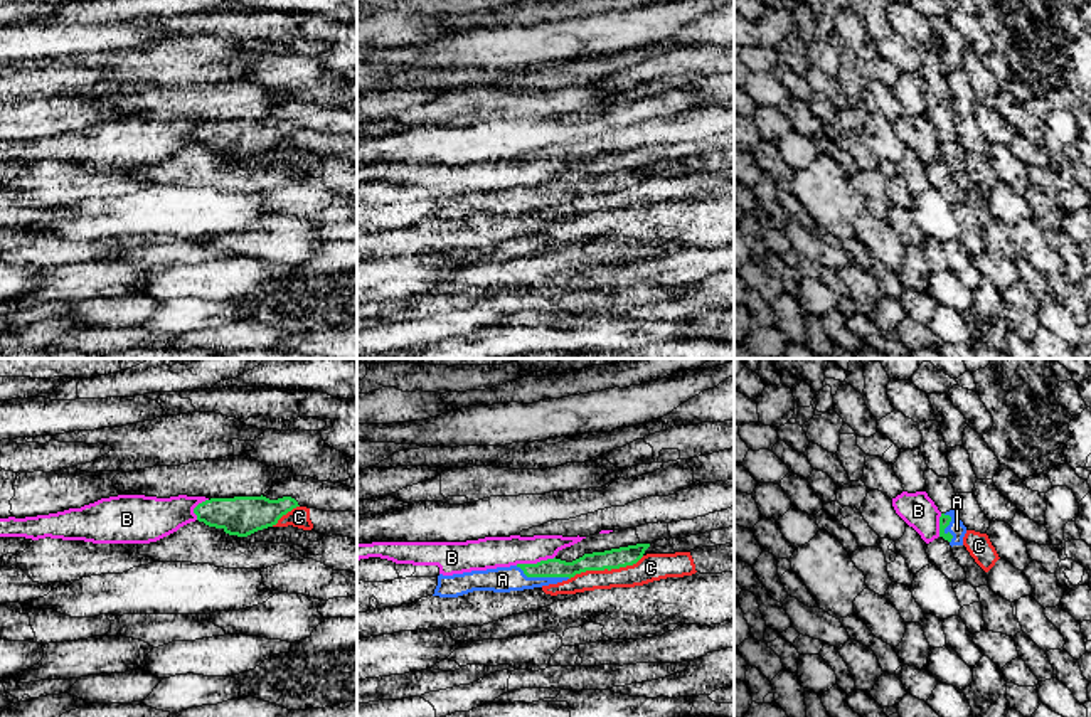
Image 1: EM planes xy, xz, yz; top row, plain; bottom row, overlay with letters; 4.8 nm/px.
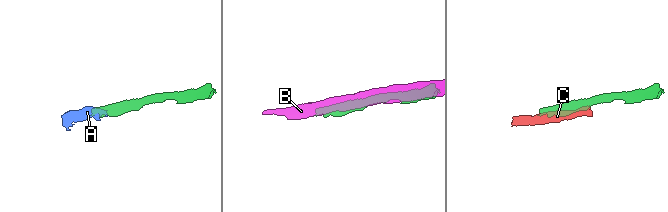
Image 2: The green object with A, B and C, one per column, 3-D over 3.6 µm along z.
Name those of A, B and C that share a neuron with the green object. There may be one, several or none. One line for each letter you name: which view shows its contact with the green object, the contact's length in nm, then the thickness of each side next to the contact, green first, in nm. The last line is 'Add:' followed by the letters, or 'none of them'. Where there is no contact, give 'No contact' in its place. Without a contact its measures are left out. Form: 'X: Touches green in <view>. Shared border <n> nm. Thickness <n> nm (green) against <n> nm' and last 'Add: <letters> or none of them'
A: Touches green in xz. Shared border 280 nm. Thickness 100 nm (green) against 130 nm
Add: A

